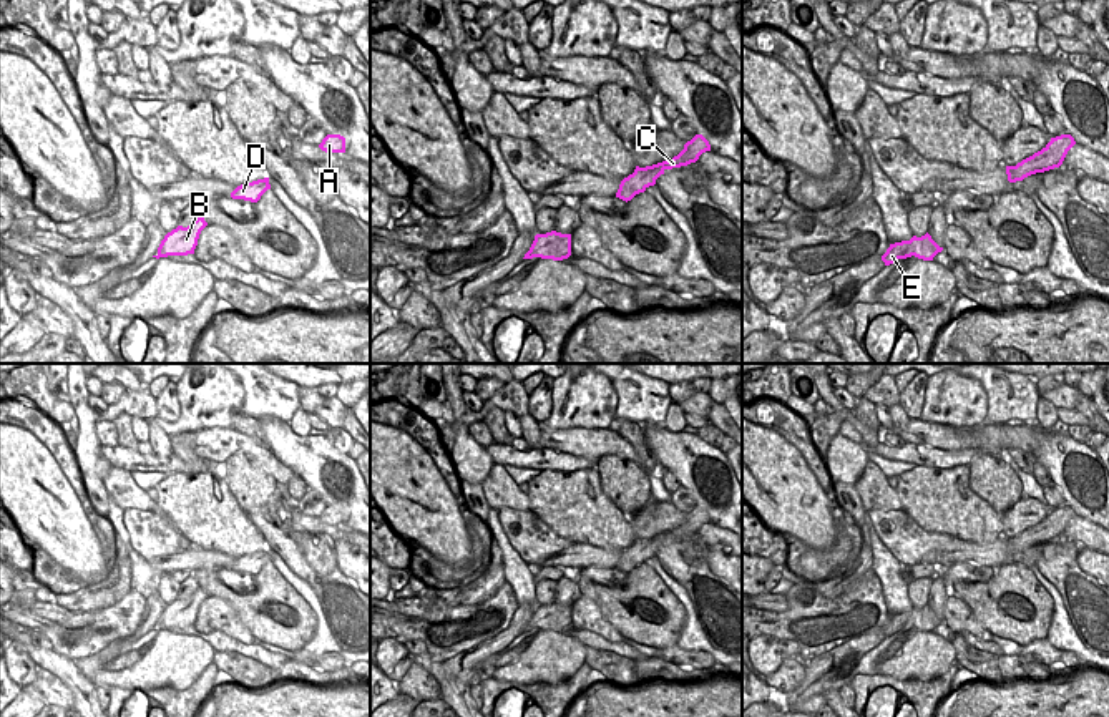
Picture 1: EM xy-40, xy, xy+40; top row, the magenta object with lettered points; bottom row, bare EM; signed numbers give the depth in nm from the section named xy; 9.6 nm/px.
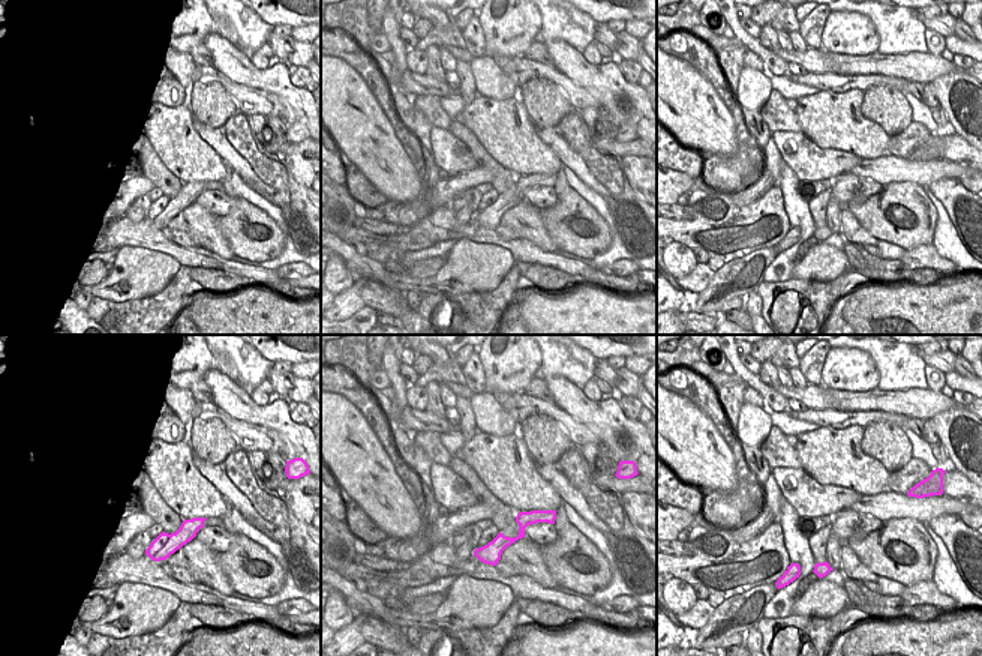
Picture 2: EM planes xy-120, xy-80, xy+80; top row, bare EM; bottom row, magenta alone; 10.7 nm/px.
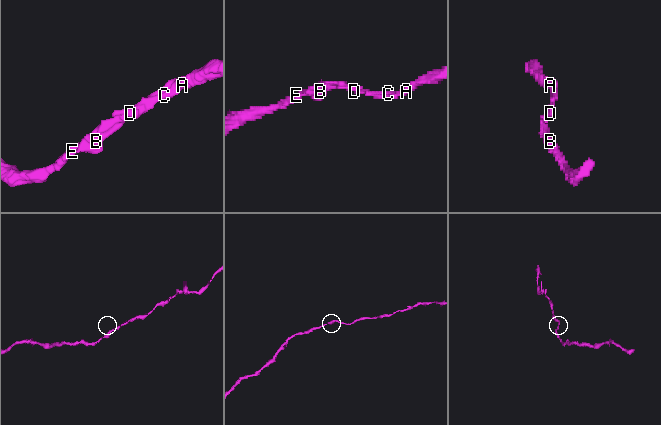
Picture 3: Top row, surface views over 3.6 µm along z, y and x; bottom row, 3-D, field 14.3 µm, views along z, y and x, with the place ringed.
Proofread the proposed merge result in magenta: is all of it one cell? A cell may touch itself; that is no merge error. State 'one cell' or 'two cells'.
one cell

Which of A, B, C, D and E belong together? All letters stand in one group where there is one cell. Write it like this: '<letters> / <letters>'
A B C D E

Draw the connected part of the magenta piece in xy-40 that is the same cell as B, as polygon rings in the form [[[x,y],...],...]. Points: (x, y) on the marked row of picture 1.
[[[199,216],[188,227],[178,226],[164,236],[158,247],[156,259],[168,256],[188,256],[194,254],[201,231],[208,226],[203,216]]]

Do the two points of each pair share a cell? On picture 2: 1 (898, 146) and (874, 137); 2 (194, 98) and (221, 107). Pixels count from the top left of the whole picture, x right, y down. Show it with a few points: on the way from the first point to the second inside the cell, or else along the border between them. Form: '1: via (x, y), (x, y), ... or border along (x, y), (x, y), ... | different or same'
1: border along (891, 137), (888, 153) | different
2: via (200, 98), (215, 105) | same

